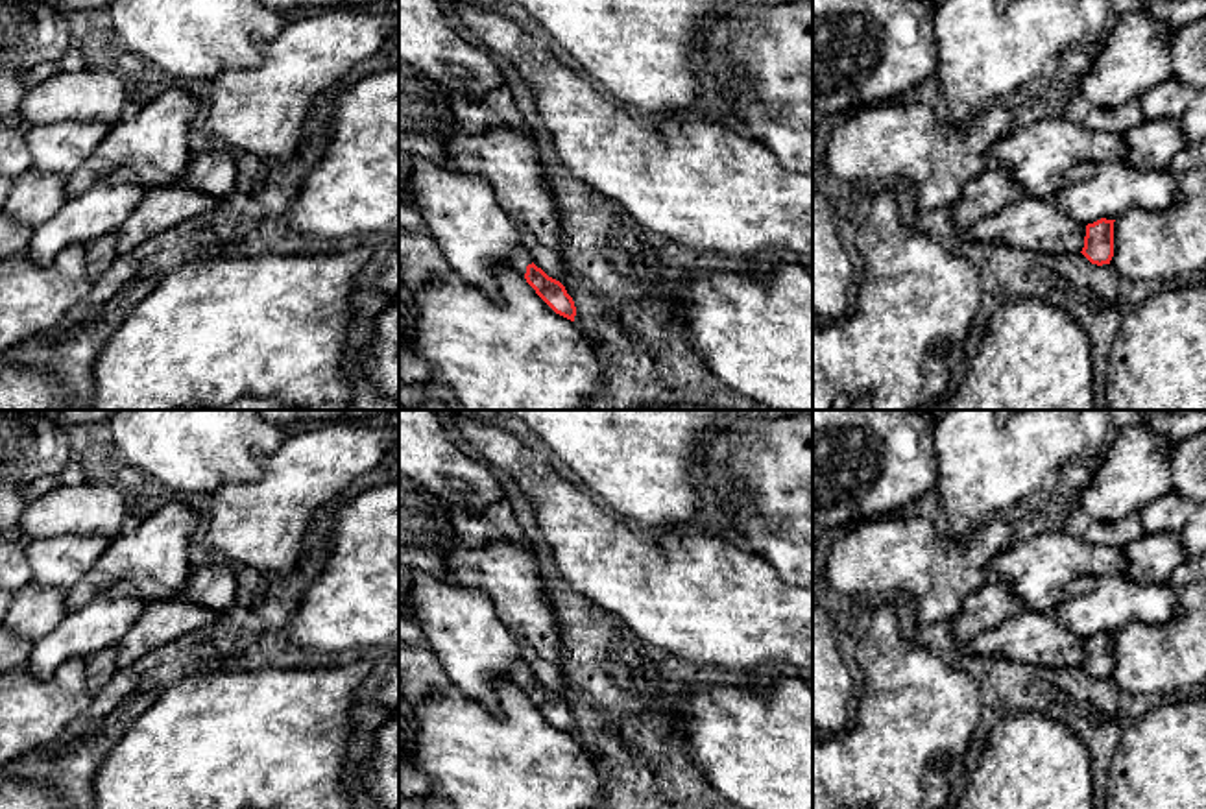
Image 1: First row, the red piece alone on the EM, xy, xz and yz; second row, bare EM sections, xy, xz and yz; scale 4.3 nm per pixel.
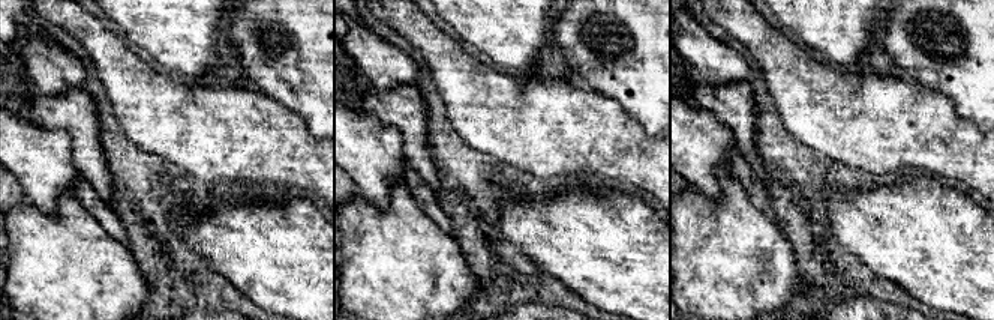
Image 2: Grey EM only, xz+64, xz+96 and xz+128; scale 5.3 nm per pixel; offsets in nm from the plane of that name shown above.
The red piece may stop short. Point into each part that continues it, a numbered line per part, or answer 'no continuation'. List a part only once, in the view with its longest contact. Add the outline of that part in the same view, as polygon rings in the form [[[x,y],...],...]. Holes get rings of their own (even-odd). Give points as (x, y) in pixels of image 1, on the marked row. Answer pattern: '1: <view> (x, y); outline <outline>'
1: xz (519, 259); outline [[[517,248],[510,257],[510,266],[517,270],[523,277],[526,273],[526,266],[532,262],[534,259],[523,248]]]

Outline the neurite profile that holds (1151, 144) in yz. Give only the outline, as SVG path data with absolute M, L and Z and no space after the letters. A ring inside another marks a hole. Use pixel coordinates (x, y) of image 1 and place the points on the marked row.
M1143 120L1125 133L1125 163L1138 170L1165 170L1188 146L1178 120Z

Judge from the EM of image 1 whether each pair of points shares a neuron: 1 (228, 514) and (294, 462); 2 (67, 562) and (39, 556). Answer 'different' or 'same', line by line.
1: same
2: same

